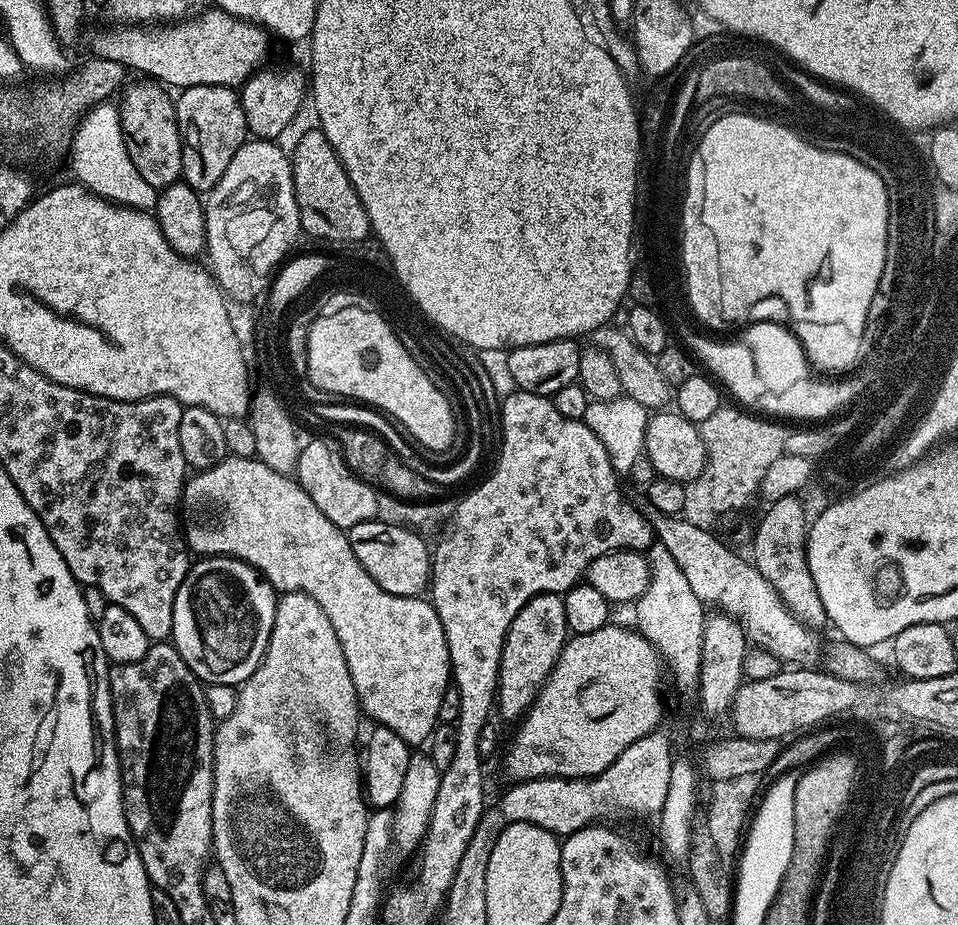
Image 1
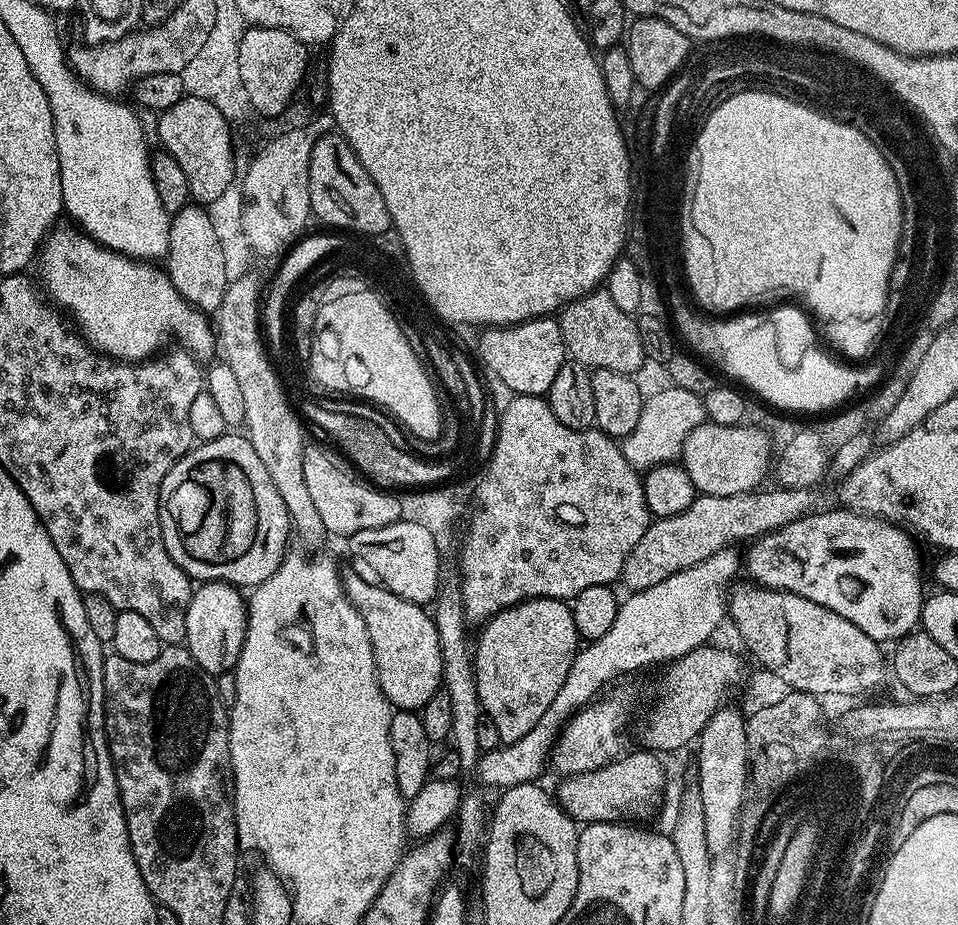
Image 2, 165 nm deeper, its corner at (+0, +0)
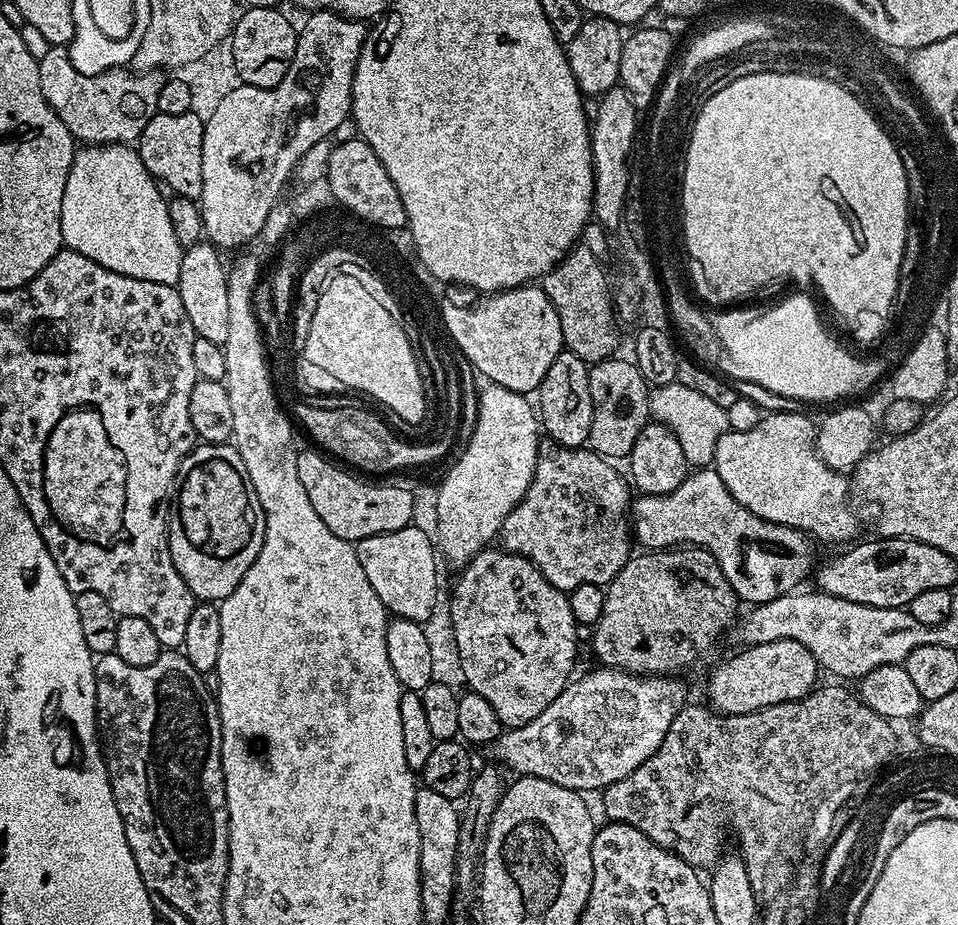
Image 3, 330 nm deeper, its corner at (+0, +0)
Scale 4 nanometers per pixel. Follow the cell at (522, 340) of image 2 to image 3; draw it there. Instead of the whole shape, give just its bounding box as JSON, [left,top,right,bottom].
[447,286,565,394]

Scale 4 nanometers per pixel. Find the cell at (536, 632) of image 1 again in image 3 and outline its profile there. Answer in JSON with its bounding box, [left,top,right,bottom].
[448,546,578,729]

